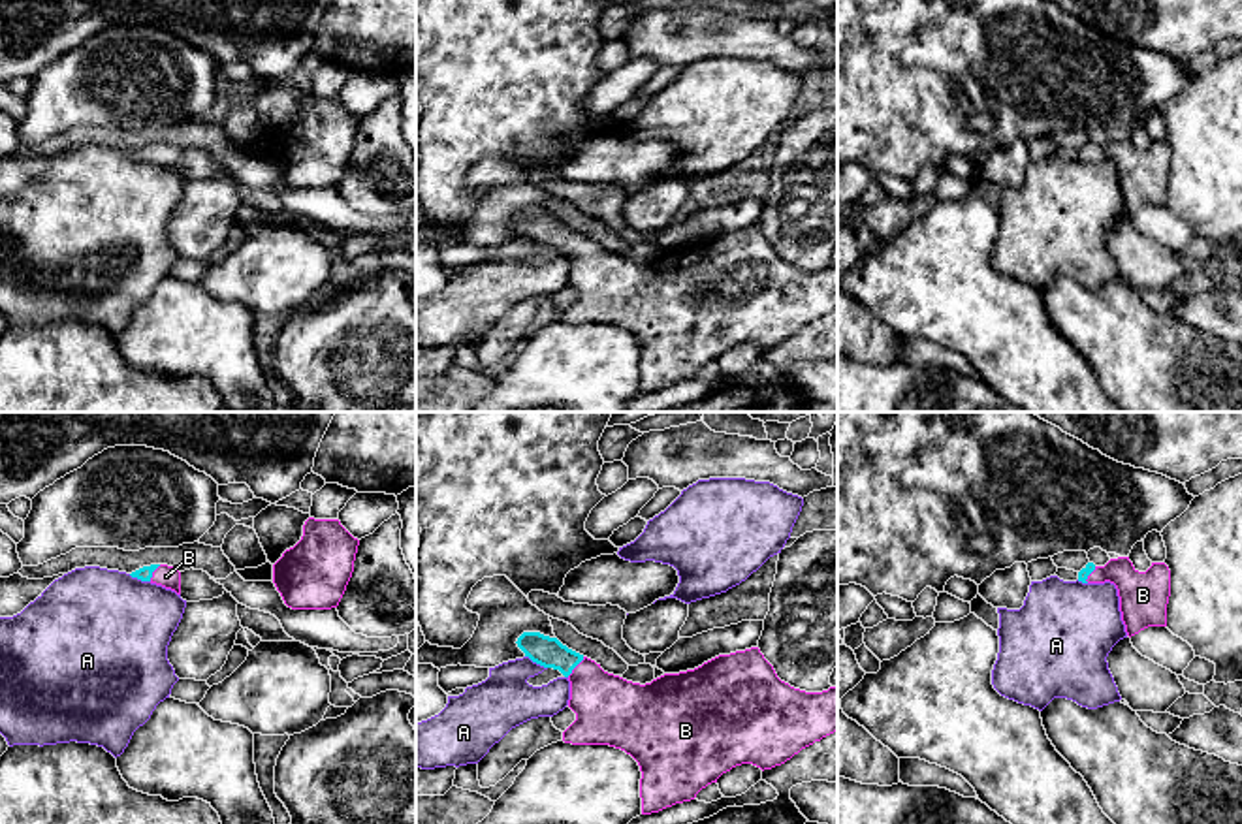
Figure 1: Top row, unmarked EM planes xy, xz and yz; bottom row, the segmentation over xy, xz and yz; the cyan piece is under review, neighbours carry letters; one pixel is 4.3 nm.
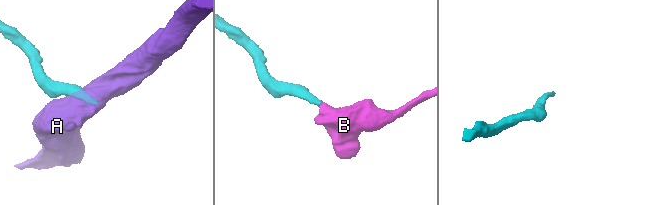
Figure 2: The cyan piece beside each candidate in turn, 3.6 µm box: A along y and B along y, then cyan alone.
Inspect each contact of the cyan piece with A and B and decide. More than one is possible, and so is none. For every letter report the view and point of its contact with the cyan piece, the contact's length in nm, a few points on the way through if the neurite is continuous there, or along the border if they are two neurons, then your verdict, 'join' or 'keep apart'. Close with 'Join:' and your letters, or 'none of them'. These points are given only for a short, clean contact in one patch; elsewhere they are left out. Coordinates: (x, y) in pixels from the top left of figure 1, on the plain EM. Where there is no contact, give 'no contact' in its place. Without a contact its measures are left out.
A: contact xz (537, 241); length 110 nm; keep apart
B: contact xz (576, 243); length 120 nm; way xz (542, 228), (576, 243), (593, 271), (610, 288); join
Join: B

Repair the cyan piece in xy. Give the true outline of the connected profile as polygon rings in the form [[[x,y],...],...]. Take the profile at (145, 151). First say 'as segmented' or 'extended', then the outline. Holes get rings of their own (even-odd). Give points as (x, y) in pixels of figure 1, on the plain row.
extended; [[[167,143],[143,145],[130,152],[141,160],[151,160],[181,173],[181,151]]]

